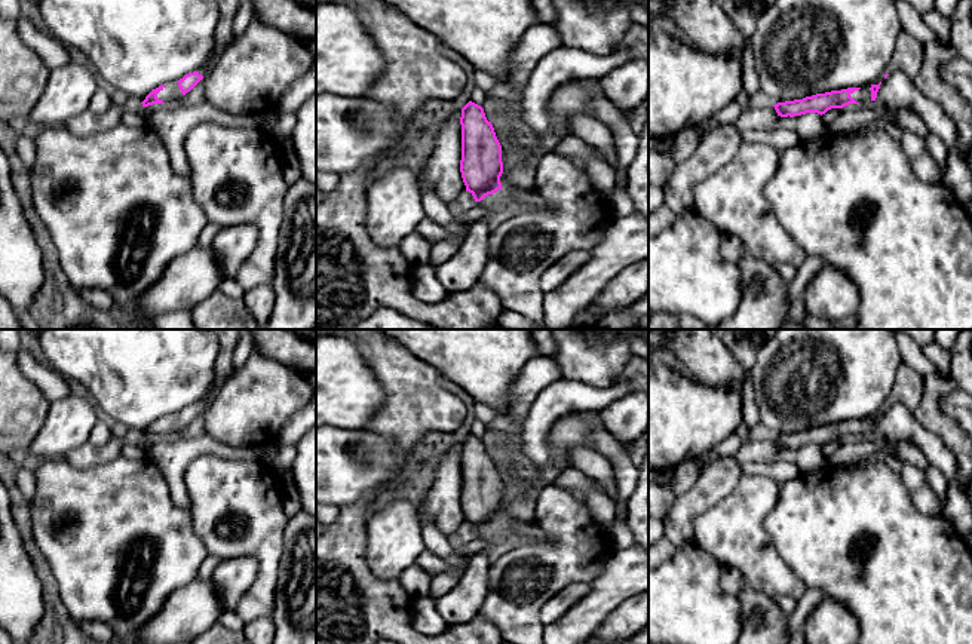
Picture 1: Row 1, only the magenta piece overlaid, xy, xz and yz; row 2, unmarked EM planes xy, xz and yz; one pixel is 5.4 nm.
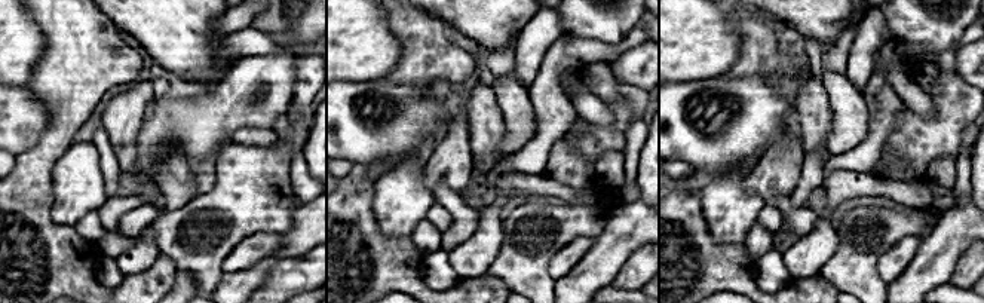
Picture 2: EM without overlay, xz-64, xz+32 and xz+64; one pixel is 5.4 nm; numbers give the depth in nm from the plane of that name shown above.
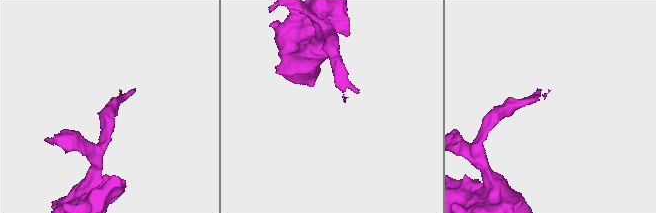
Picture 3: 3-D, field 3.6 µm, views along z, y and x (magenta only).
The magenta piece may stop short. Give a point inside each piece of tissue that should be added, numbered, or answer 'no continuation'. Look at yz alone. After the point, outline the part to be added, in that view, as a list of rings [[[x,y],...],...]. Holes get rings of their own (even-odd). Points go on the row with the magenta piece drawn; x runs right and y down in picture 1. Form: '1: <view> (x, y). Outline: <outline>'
1: yz (862, 95). Outline: [[[871,86],[868,88],[862,88],[859,91],[855,91],[853,93],[850,93],[850,96],[859,102],[859,104],[867,104],[871,101],[871,91],[870,91]]]

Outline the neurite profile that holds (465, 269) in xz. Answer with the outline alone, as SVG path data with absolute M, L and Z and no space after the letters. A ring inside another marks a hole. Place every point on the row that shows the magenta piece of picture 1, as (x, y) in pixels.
M482 217L467 226L459 251L436 267L436 275L447 292L469 289L482 277L487 263L488 218Z

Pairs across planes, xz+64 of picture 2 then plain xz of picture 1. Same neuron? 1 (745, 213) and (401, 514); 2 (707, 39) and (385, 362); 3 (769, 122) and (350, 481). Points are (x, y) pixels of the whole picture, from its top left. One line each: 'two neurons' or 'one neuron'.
1: one neuron
2: two neurons
3: one neuron

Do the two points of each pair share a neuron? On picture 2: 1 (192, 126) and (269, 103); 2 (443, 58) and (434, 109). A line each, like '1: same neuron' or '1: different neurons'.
1: same neuron
2: different neurons

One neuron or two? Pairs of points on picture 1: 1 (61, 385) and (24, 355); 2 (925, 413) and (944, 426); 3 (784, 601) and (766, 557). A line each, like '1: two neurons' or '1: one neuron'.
1: one neuron
2: one neuron
3: two neurons

